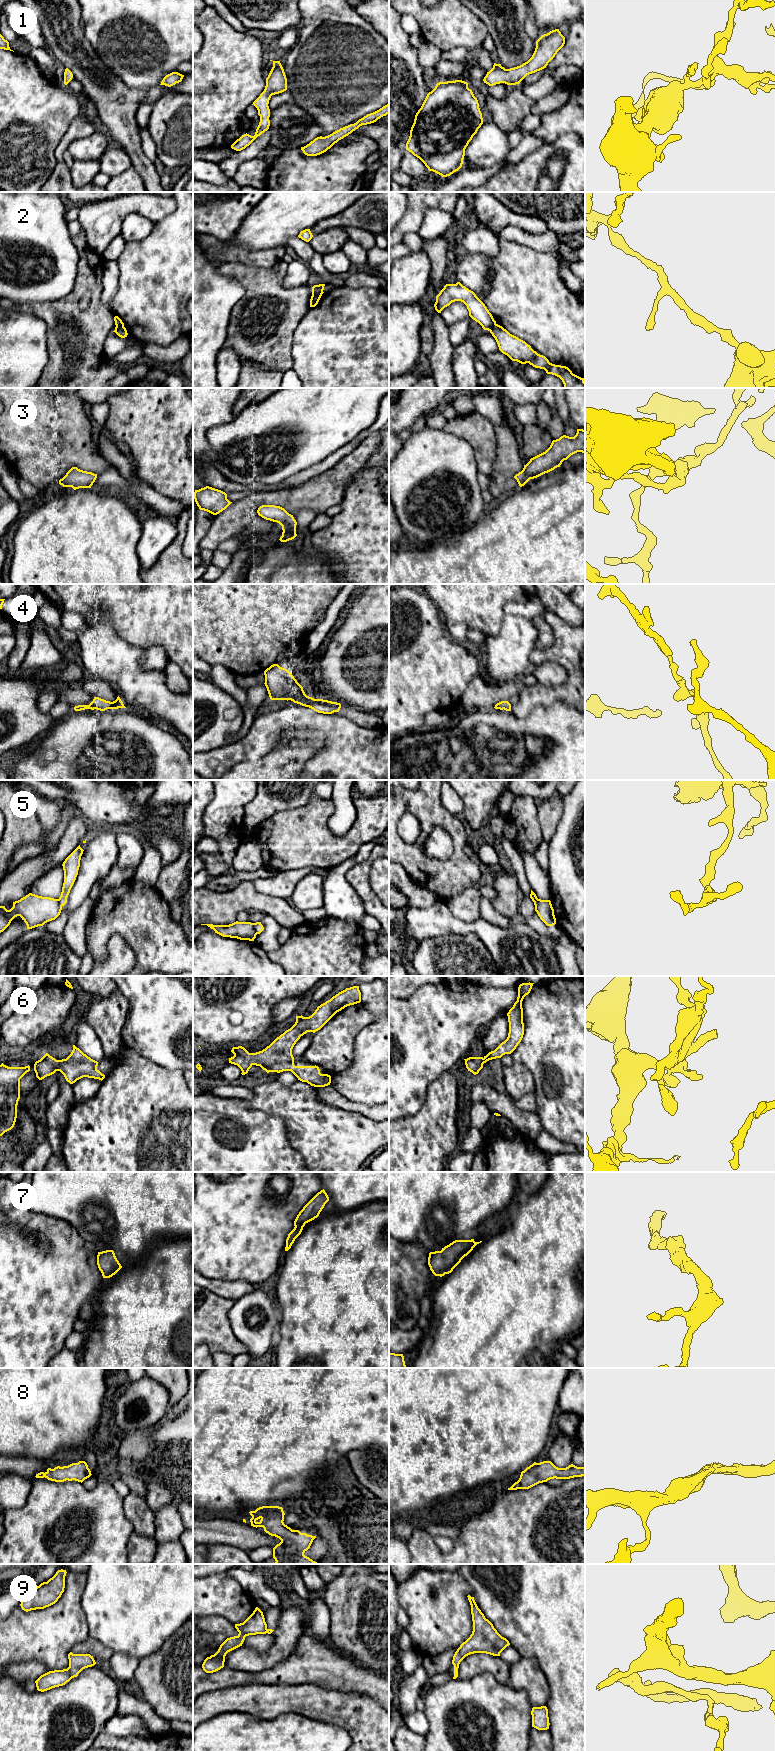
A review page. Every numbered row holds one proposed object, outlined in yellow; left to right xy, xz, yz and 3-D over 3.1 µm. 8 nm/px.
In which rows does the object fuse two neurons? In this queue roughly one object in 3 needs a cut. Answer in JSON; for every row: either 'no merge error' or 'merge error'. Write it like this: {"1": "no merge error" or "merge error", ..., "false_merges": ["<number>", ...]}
{"1": "no merge error", "2": "merge error", "3": "no merge error", "4": "no merge error", "5": "merge error", "6": "no merge error", "7": "no merge error", "8": "no merge error", "9": "merge error", "false_merges": ["2", "5", "9"]}

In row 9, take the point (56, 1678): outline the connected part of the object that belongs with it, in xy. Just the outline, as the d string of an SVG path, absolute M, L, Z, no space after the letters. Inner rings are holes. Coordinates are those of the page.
M69 1669L49 1671L36 1681L38 1691L44 1692L55 1687L63 1686L72 1679Z

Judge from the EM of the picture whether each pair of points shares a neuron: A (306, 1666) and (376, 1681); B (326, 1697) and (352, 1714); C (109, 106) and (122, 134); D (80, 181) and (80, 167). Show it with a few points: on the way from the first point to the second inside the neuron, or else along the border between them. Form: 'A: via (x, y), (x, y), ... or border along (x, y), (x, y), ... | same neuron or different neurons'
A: via (323, 1666), (349, 1677), (359, 1679) | same neuron
B: via (332, 1703), (336, 1707), (346, 1709) | same neuron
C: via (116, 113), (119, 116), (122, 127) | same neuron
D: via (80, 178), (80, 170) | same neuron

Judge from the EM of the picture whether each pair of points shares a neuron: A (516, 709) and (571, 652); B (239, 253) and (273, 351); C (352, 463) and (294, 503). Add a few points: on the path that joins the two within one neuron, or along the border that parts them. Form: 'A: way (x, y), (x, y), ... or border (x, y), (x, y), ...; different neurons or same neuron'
A: way (537, 697), (559, 693), (571, 681), (571, 673); same neuron
B: border (220, 263), (239, 262), (249, 266), (266, 268); different neurons
C: way (338, 476), (322, 492), (308, 496); same neuron

